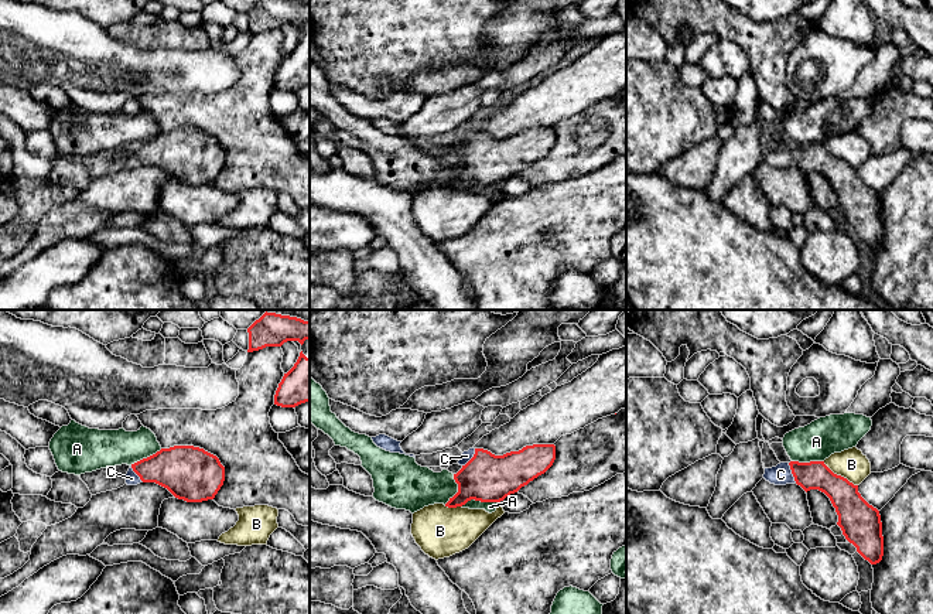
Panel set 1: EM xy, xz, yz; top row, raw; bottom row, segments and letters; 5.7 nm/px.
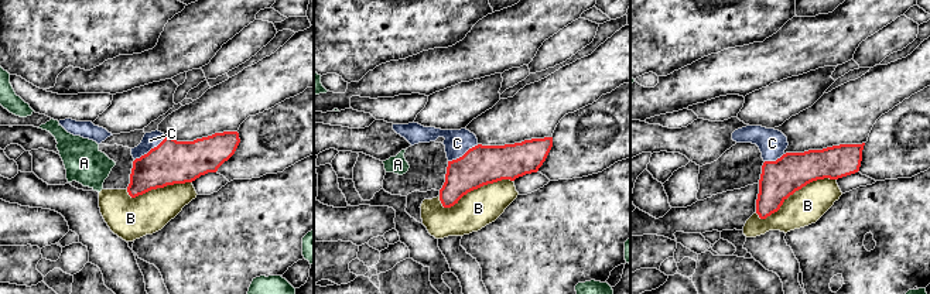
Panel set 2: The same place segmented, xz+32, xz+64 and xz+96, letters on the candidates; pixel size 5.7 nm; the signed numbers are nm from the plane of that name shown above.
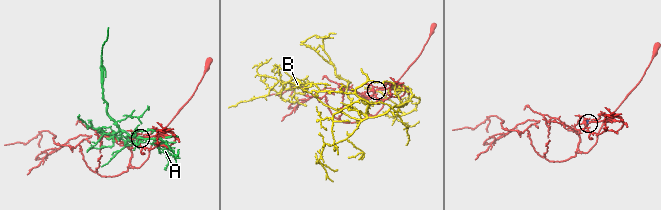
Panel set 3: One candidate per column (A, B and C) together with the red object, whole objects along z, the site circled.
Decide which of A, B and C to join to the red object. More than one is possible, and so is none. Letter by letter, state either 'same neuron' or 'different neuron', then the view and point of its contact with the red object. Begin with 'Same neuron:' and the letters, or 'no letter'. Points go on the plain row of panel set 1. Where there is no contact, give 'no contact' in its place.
Same neuron: C
A: different neuron; contact xz (478, 183)
B: different neuron; contact yz (840, 159)
C: same neuron; contact yz (792, 156)

